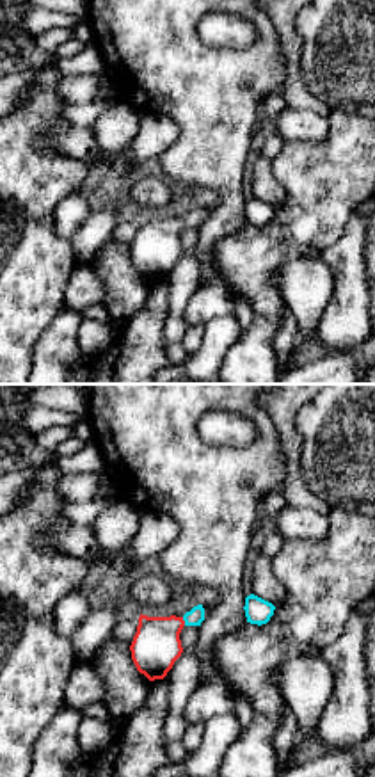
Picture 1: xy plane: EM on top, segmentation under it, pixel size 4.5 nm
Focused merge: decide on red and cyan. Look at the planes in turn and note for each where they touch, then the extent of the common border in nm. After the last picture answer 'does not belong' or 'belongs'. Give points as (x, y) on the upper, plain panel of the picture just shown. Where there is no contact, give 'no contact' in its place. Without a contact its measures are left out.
meets red at (183, 223); contact 40 nm long

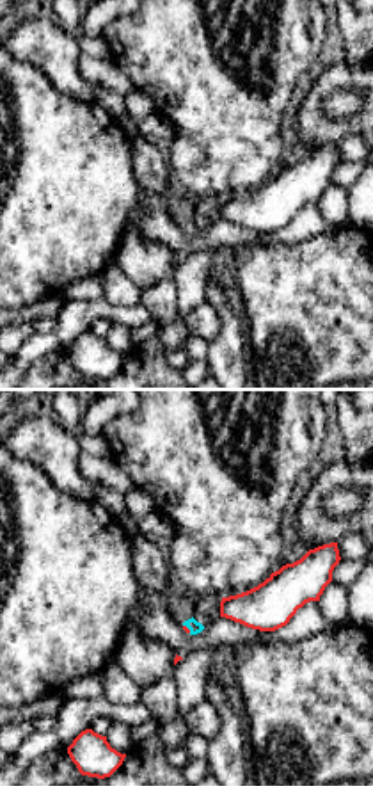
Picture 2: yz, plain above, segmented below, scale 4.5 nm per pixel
meets red at (187, 230); contact 50 nm long

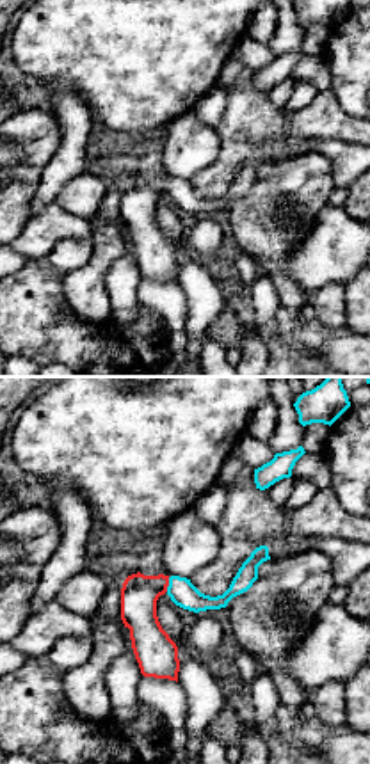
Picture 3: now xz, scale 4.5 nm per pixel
meets red at (168, 187); contact 70 nm long

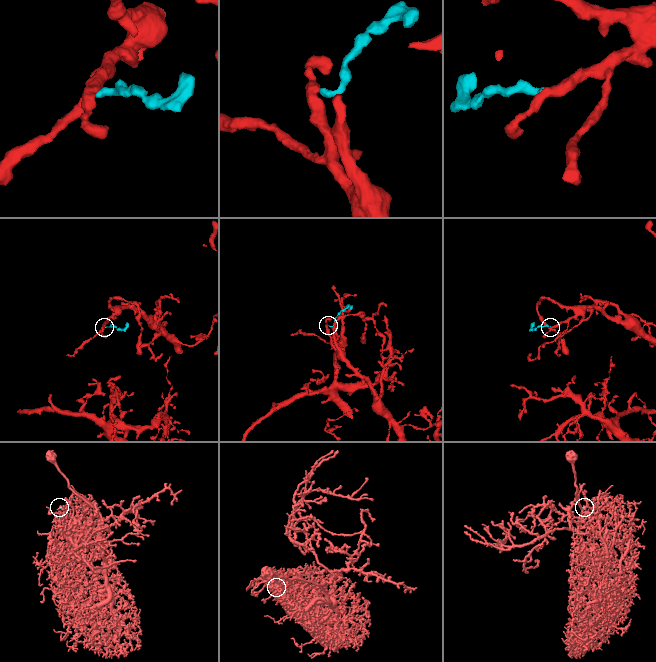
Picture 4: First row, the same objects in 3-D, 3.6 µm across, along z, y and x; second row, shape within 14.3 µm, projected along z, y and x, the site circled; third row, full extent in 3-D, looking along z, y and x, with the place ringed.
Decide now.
belongs

